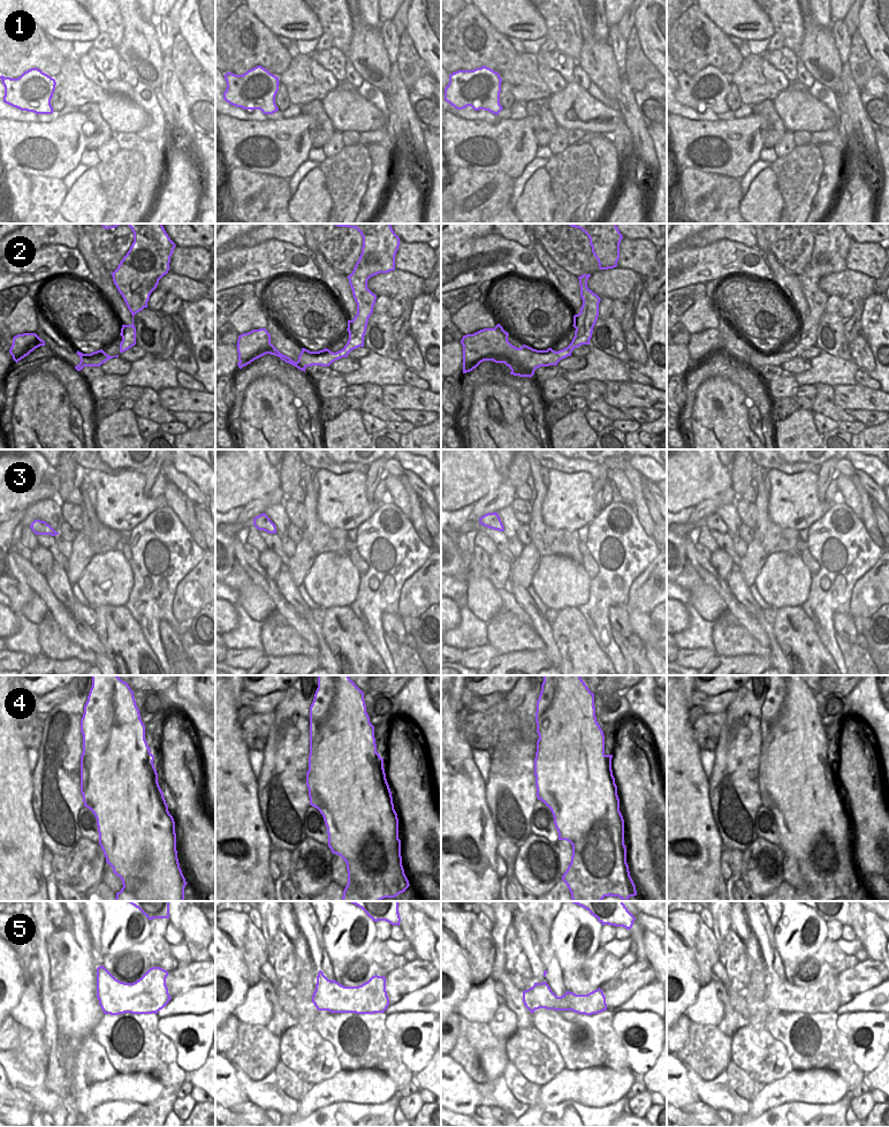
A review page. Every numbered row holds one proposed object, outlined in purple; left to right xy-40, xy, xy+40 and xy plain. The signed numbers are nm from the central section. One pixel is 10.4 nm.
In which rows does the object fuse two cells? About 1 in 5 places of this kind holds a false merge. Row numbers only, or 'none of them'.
4

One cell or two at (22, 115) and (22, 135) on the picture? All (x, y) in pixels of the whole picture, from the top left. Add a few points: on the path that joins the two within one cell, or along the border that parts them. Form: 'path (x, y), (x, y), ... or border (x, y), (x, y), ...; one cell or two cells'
border (12, 119), (36, 121); two cells

